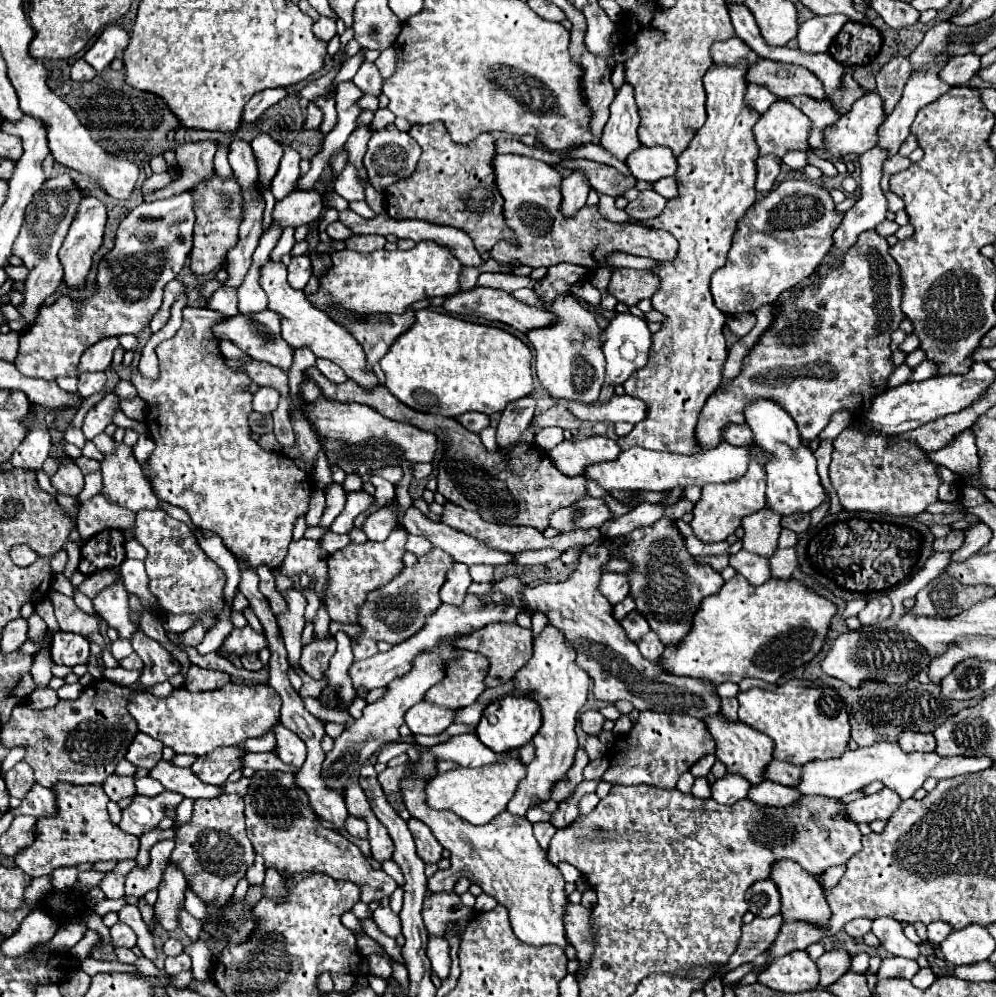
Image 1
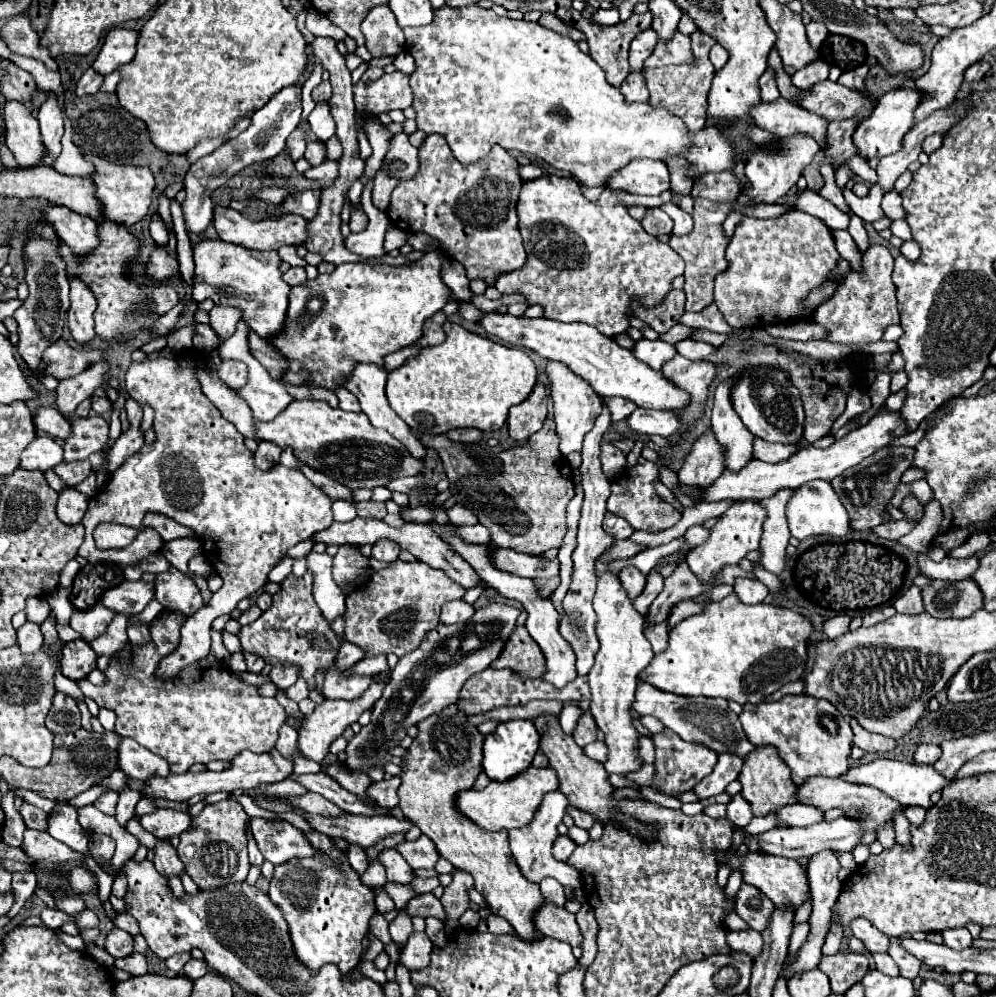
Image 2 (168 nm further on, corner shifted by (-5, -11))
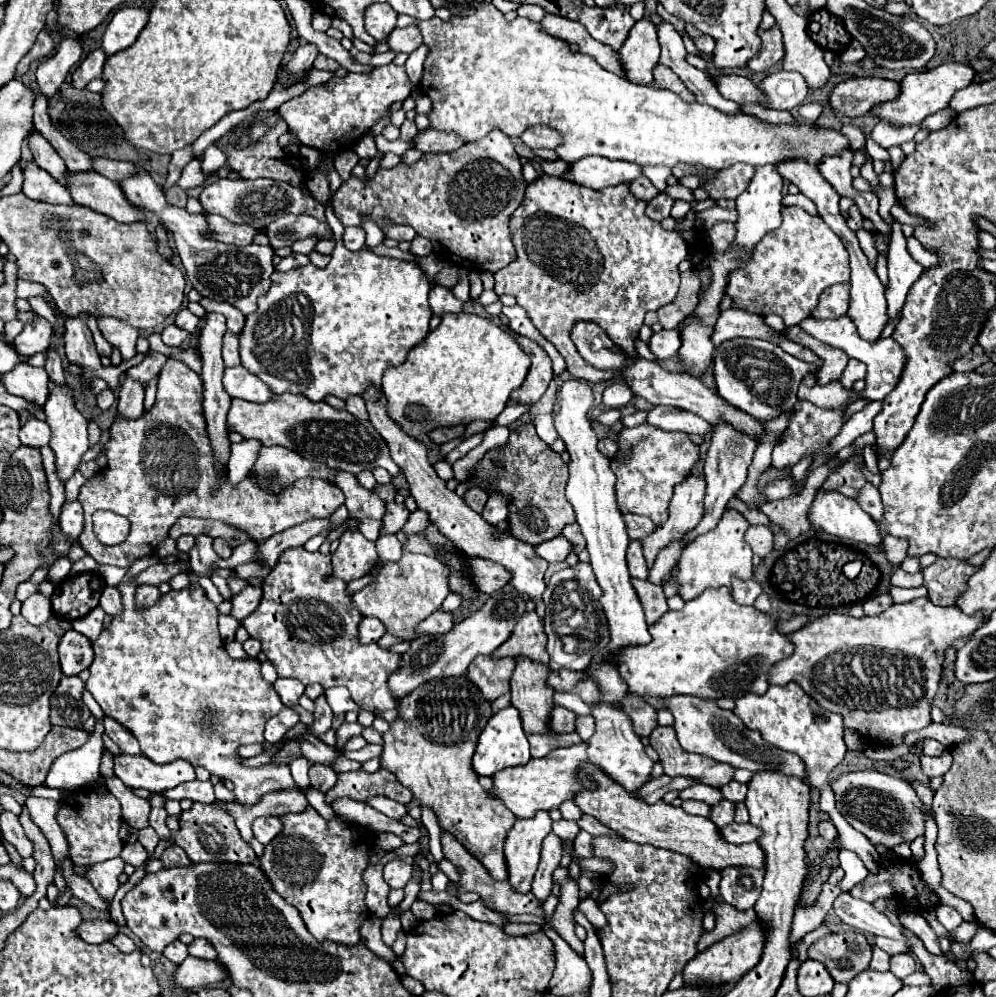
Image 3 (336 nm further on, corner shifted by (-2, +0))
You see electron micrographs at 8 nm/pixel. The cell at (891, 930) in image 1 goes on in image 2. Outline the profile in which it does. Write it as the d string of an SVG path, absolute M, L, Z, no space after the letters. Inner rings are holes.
M890 938L890 948L888 948L888 954L894 958L894 962L898 964L900 968L900 976L904 978L910 978L914 980L918 976L918 970L920 970L920 962L914 954L910 954L908 950L902 948L902 942L896 940L896 938Z

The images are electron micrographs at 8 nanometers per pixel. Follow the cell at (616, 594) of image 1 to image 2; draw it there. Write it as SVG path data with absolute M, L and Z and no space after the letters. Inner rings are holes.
M626 566L620 570L618 574L618 580L622 584L622 588L626 590L626 594L634 600L636 596L640 596L640 592L644 590L644 584L646 584L646 576L634 568L634 566Z

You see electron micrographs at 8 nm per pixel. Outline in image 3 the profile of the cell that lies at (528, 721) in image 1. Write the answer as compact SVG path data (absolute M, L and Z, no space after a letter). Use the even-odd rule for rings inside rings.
M507 707L497 711L489 721L487 727L483 729L475 755L473 755L473 771L477 775L487 775L493 777L497 771L505 769L505 767L515 767L515 765L525 765L531 759L529 755L529 741L527 735L521 729L521 717L517 713L515 707Z

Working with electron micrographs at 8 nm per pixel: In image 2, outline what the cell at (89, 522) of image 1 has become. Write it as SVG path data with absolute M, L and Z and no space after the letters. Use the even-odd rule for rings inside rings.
M194 348L172 358L130 364L126 392L138 404L152 406L156 414L156 442L142 446L118 472L110 474L108 484L92 496L82 518L86 538L78 554L92 564L112 562L130 566L162 550L162 538L156 536L156 530L142 524L146 512L162 512L196 532L204 546L204 556L224 580L210 602L186 620L178 648L164 656L156 668L158 678L172 678L178 670L208 656L212 620L230 614L242 598L262 588L268 582L270 570L292 546L326 530L334 522L330 510L332 498L302 476L302 472L279 463L266 472L256 468L254 454L244 446L244 436L232 422L222 418L220 410L200 390L196 372L202 366L206 366L206 356ZM102 522L124 524L136 528L138 534L124 548L100 550L92 534Z

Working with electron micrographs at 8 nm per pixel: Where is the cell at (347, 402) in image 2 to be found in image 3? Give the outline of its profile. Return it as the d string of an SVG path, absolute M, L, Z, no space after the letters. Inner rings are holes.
M349 397L347 399L347 411L353 413L357 419L361 421L369 421L369 415L367 415L367 407L365 407L365 401L361 397Z

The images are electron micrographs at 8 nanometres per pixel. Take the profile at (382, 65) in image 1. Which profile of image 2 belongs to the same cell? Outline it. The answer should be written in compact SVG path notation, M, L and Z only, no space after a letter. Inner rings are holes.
M392 72L384 74L376 82L366 82L356 86L356 110L366 112L372 116L378 116L388 110L404 110L410 106L412 92L408 84L408 74L404 72Z

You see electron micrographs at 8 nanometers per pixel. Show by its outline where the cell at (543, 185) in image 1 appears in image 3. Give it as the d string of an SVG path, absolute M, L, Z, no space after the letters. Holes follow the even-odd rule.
M541 175L535 183L527 185L525 201L511 215L509 229L517 259L495 273L495 293L507 293L517 299L539 333L563 355L567 371L575 379L601 383L617 375L617 371L613 369L597 369L593 365L587 365L587 361L579 355L577 347L569 339L575 323L595 321L627 357L637 359L639 353L635 349L635 339L643 325L645 313L657 311L677 297L677 265L687 257L687 243L679 237L679 233L665 231L659 221L651 221L645 215L645 205L647 201L631 195L629 183L607 187L603 193L561 181L561 177Z

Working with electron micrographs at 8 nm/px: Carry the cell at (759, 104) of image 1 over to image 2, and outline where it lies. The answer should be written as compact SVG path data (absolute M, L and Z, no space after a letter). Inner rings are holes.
M766 70L760 78L760 92L762 92L762 102L774 102L780 98L780 92L776 88L776 82L774 82L774 72Z

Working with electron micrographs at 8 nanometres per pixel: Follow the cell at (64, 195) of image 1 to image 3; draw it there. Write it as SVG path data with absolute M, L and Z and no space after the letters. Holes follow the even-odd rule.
M39 317L33 323L25 323L25 329L15 337L15 351L25 357L33 357L37 353L43 353L49 349L51 343L51 325L43 317Z

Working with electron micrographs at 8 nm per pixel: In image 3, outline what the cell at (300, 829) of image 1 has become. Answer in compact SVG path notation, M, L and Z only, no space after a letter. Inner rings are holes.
M259 817L253 821L253 835L259 843L267 845L281 829L281 821L277 817Z

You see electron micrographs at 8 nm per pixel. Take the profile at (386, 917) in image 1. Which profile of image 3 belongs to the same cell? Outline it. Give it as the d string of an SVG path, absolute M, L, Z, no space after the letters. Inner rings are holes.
M310 787L306 791L306 799L309 804L325 819L331 820L336 817L334 811L325 803L325 795L319 790Z

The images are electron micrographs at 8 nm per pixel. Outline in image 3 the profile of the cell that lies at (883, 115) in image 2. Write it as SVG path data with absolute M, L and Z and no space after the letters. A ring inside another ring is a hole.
M945 63L945 65L939 65L931 71L909 73L901 81L901 95L895 101L877 105L875 111L871 111L871 113L885 123L897 123L901 127L921 123L927 115L933 115L933 113L945 109L949 105L951 97L955 95L955 91L971 85L973 77L975 77L975 69L969 63Z

